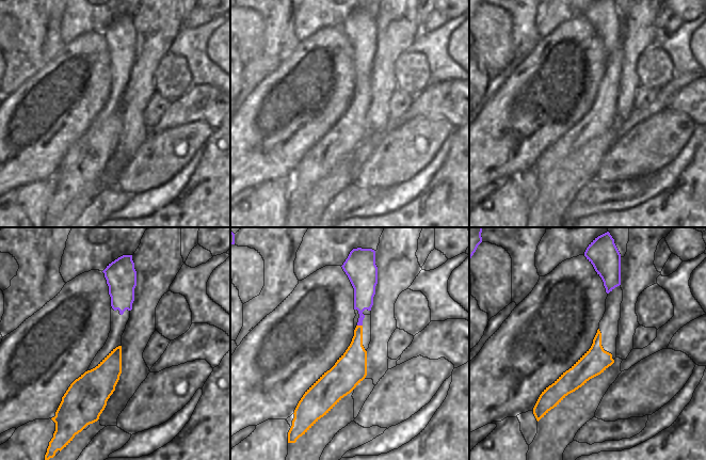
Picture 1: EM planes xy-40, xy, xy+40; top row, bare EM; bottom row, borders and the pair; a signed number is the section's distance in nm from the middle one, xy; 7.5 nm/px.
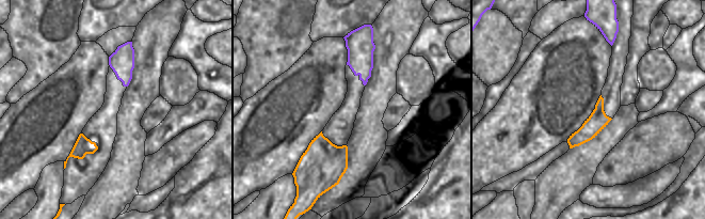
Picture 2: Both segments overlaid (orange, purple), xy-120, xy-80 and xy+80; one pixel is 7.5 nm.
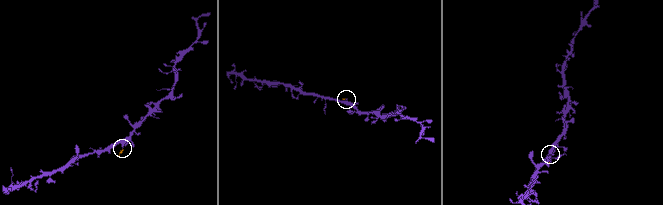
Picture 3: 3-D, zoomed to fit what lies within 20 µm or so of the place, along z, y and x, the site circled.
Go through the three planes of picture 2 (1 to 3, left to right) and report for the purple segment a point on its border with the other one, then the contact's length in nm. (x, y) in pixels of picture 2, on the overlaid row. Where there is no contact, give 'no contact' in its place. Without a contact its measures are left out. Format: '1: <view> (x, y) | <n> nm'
1: no contact
2: no contact
3: no contact

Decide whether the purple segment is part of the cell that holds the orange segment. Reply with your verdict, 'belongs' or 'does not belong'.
does not belong

